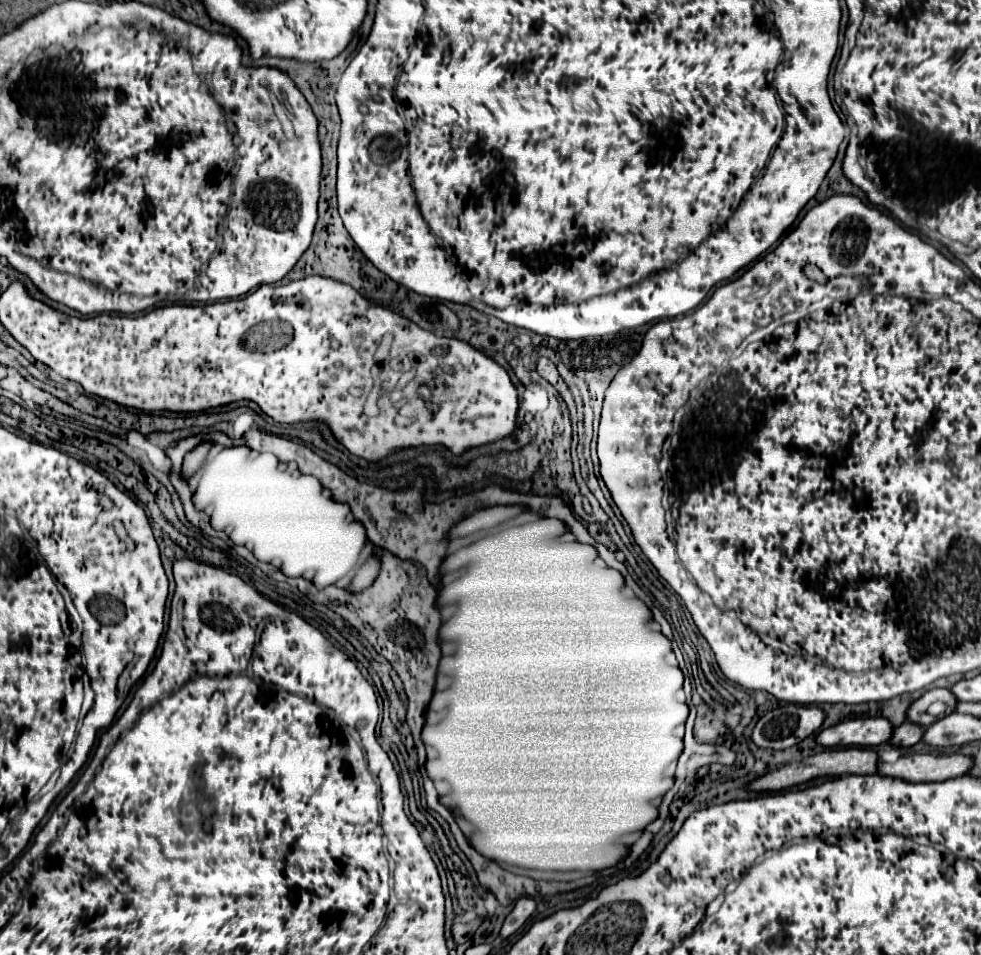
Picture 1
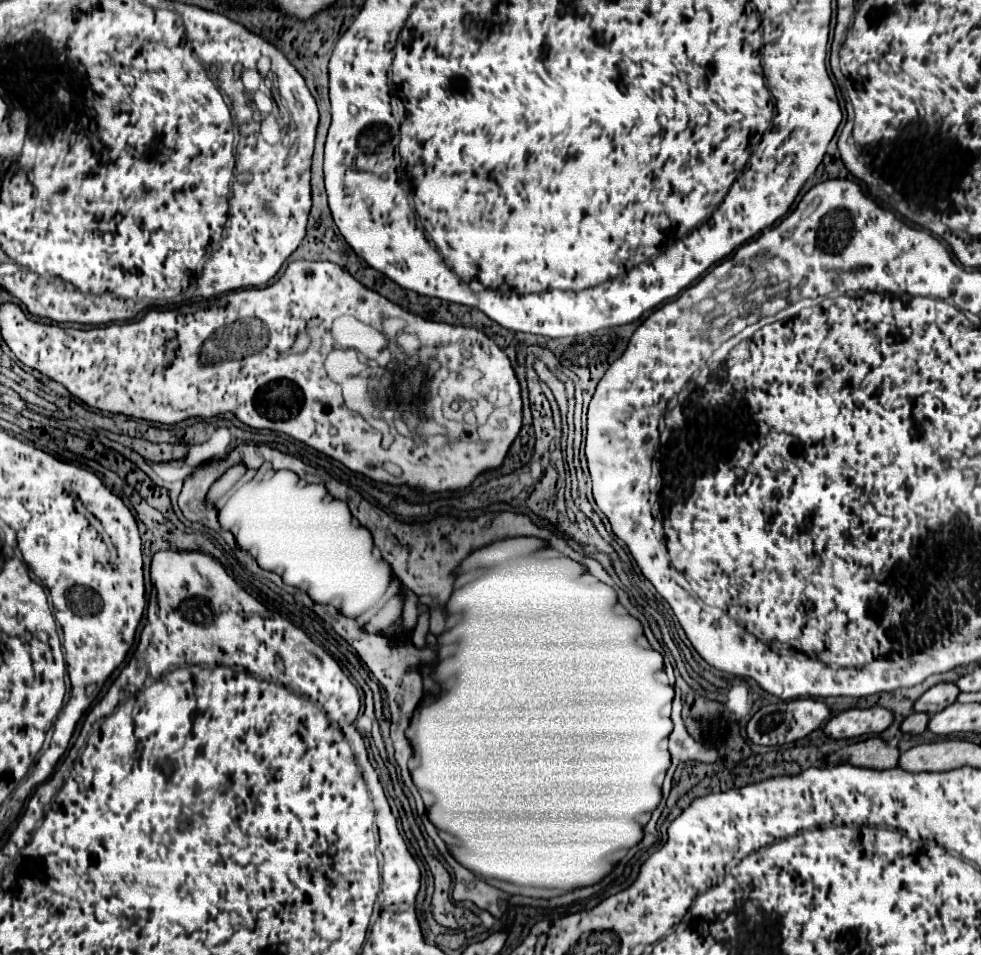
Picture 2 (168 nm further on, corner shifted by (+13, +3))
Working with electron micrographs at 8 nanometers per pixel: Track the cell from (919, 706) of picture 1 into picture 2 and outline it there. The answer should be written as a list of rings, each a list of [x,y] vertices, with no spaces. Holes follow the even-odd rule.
[[[936,684],[914,704],[914,710],[936,714],[936,712],[944,710],[946,706],[950,706],[952,702],[956,702],[958,694],[960,694],[960,690],[956,684]]]

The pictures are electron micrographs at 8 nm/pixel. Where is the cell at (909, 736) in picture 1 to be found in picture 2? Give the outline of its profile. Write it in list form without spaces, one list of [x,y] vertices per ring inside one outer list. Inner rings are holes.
[[[912,712],[904,724],[902,724],[902,732],[908,732],[908,734],[920,734],[928,728],[928,720],[930,716],[928,714],[918,714],[918,712]]]

